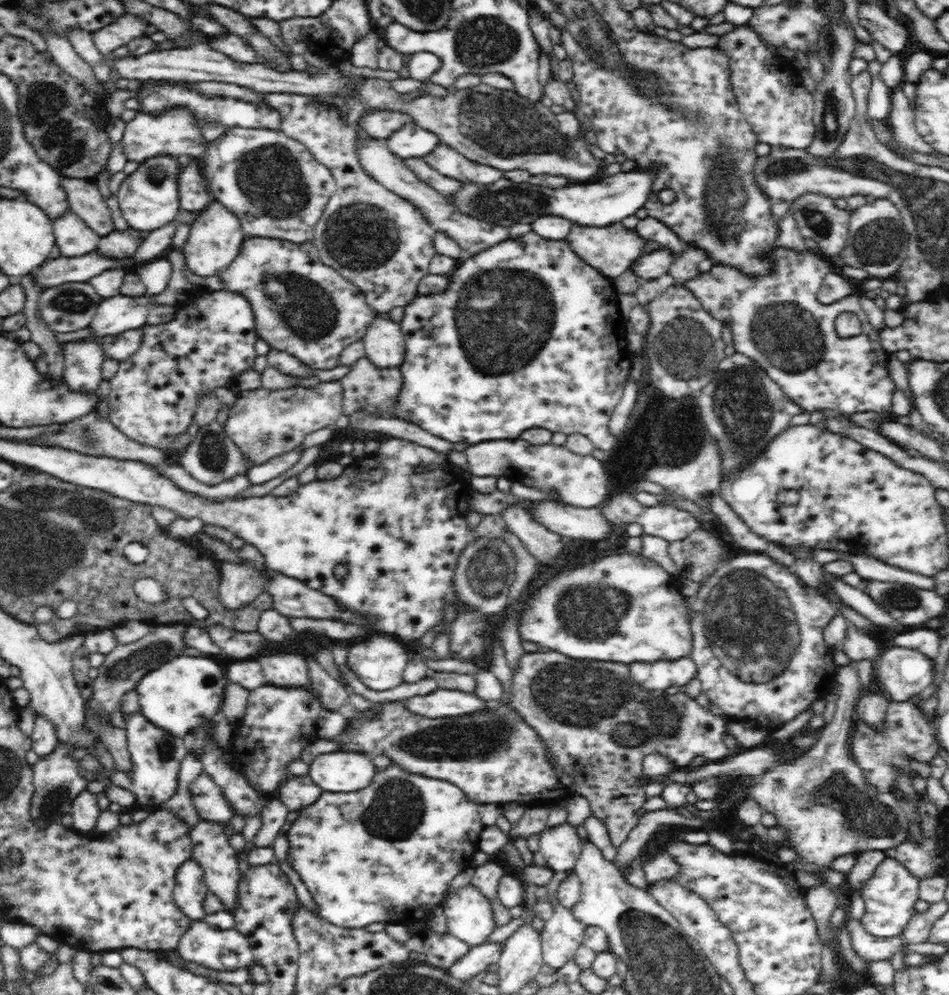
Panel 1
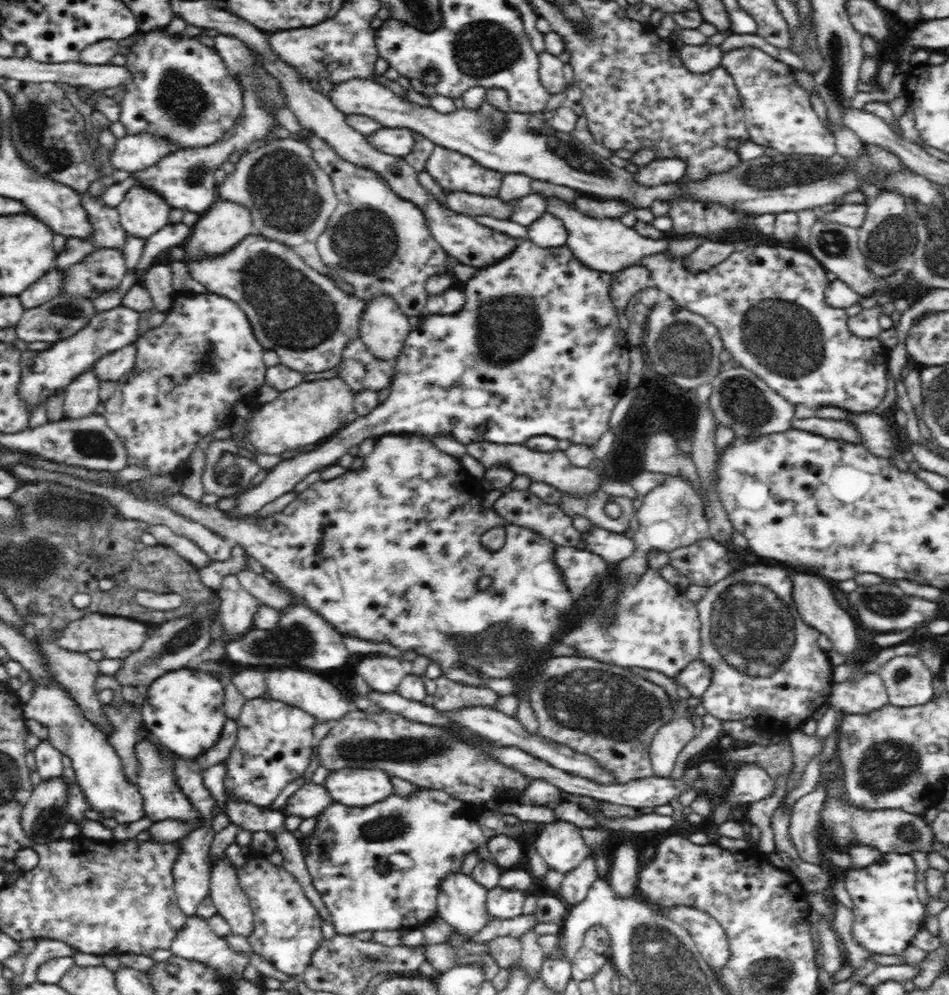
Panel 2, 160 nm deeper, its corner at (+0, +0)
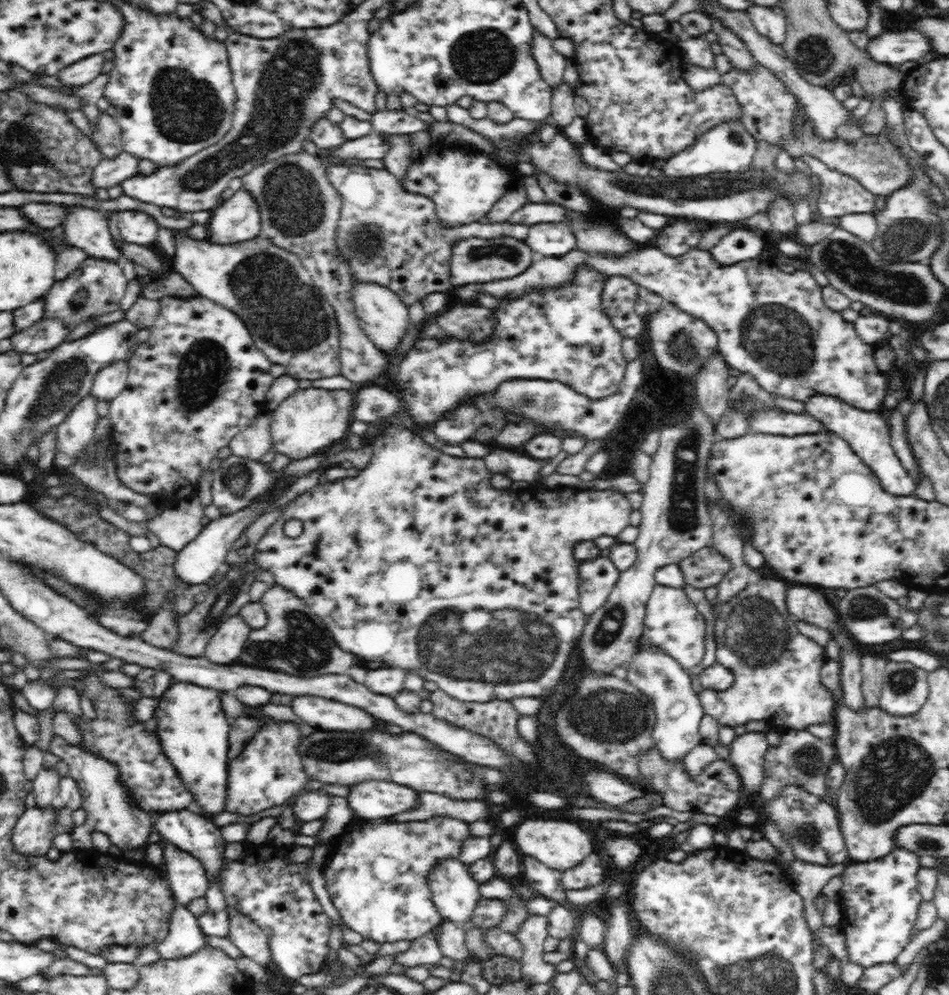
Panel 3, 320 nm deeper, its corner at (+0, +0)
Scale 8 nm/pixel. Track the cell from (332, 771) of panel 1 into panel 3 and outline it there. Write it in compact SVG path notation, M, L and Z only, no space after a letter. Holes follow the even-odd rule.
M383 779L358 783L347 797L350 808L366 821L388 818L419 807L417 790Z

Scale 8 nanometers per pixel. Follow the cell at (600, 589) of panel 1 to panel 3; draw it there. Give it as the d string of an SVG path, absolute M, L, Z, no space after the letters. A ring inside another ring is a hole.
M657 585L647 603L647 616L643 620L642 644L656 644L686 670L698 666L706 650L707 626L704 616L688 600L684 590Z

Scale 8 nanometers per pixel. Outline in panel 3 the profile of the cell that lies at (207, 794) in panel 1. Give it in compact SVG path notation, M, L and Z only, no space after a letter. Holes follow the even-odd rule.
M96 673L86 677L85 681L82 676L77 679L82 680L80 686L85 688L84 699L87 698L96 711L92 720L84 715L74 720L80 731L80 743L117 765L120 781L138 801L136 805L154 816L164 811L190 809L196 804L192 792L181 781L173 763L164 754L156 726L151 722L140 722L135 717L136 700L130 701L121 695L120 689L102 684Z

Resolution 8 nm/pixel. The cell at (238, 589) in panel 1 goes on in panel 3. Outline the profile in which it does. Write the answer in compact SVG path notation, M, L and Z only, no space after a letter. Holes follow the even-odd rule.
M236 615L220 624L217 634L207 643L204 656L210 662L237 664L251 629Z

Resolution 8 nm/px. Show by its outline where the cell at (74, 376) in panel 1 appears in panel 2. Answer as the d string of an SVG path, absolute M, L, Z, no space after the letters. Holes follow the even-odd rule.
M92 368L76 376L65 388L63 419L73 421L94 415L100 403L100 383Z

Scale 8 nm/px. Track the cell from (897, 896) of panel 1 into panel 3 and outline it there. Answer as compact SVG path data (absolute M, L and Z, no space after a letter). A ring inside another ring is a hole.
M899 847L890 854L884 855L880 860L874 859L874 862L847 864L841 875L843 885L838 903L842 909L842 920L839 924L844 930L848 961L865 969L877 964L892 963L904 950L910 941L910 934L913 934L919 906L923 901L917 881L917 872L922 867L916 853Z

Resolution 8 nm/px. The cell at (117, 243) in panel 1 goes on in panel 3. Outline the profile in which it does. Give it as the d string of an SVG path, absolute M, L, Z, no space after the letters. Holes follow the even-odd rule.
M88 257L65 281L55 281L52 288L45 294L45 310L42 318L60 321L68 329L74 330L88 319L95 319L97 316L120 310L127 284L118 263Z

